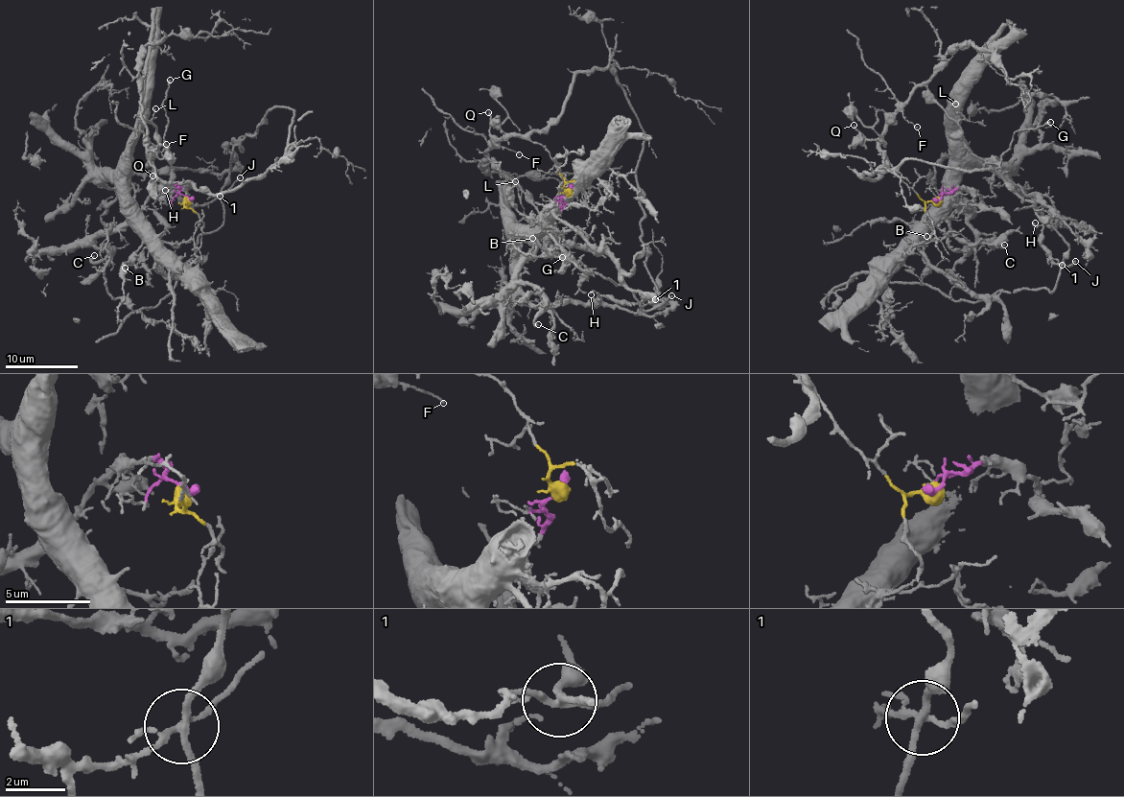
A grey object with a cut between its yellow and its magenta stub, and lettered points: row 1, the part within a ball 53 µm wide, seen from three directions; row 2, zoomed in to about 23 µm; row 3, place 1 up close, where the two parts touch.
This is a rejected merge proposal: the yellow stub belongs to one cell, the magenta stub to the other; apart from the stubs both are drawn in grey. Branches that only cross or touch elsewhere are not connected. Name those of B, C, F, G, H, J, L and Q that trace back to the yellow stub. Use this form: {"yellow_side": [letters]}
{"yellow_side": ["F", "G", "L", "Q"]}

